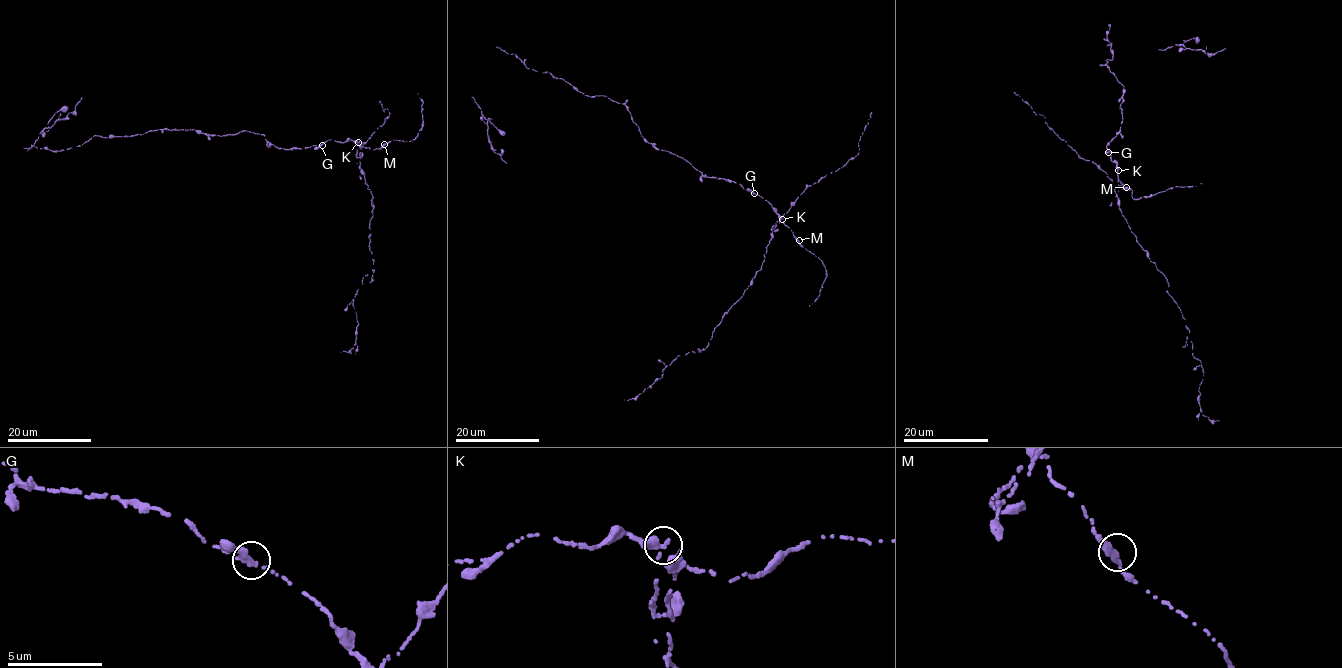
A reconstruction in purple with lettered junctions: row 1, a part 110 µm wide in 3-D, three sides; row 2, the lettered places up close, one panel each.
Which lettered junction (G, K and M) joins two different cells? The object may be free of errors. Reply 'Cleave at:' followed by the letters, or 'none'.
Cleave at: K

